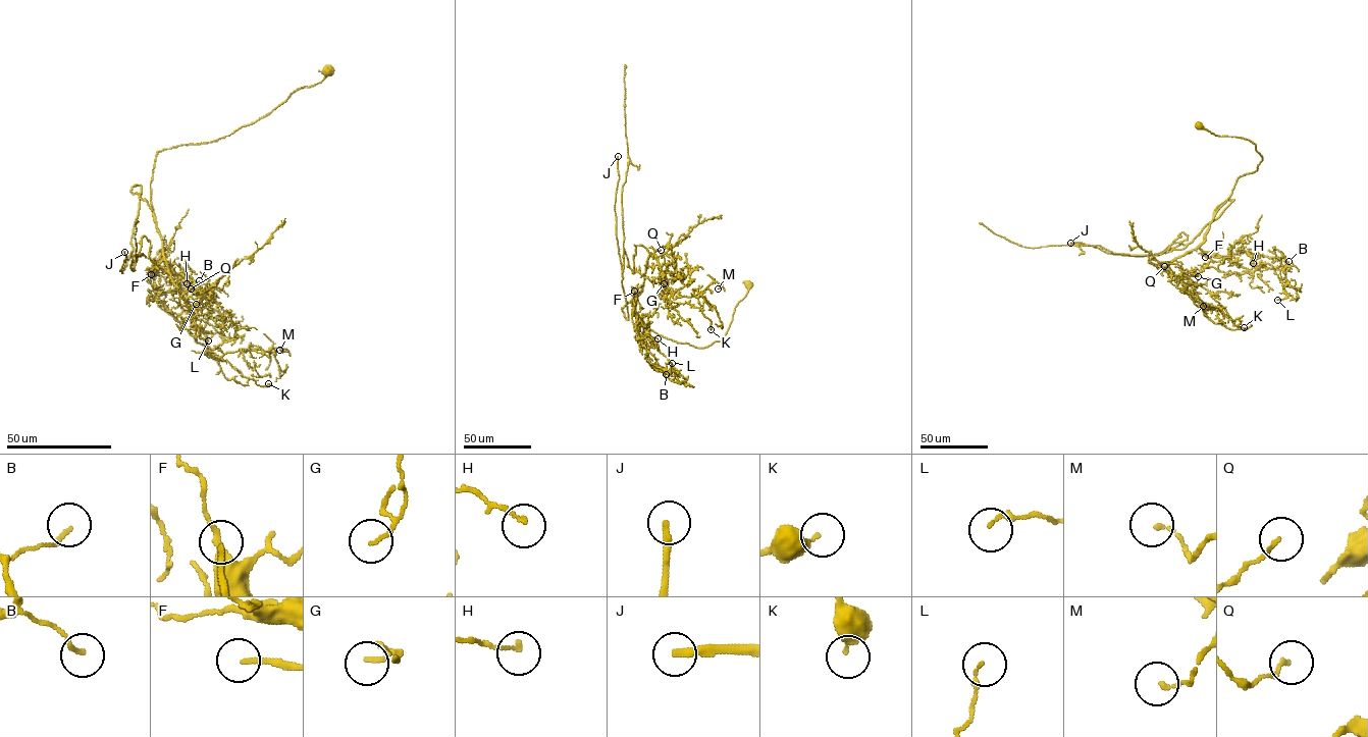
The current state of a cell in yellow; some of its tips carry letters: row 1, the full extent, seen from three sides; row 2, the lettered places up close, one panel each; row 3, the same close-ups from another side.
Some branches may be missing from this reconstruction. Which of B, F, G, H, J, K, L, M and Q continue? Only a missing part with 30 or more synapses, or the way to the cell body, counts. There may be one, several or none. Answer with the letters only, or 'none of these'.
F, J

